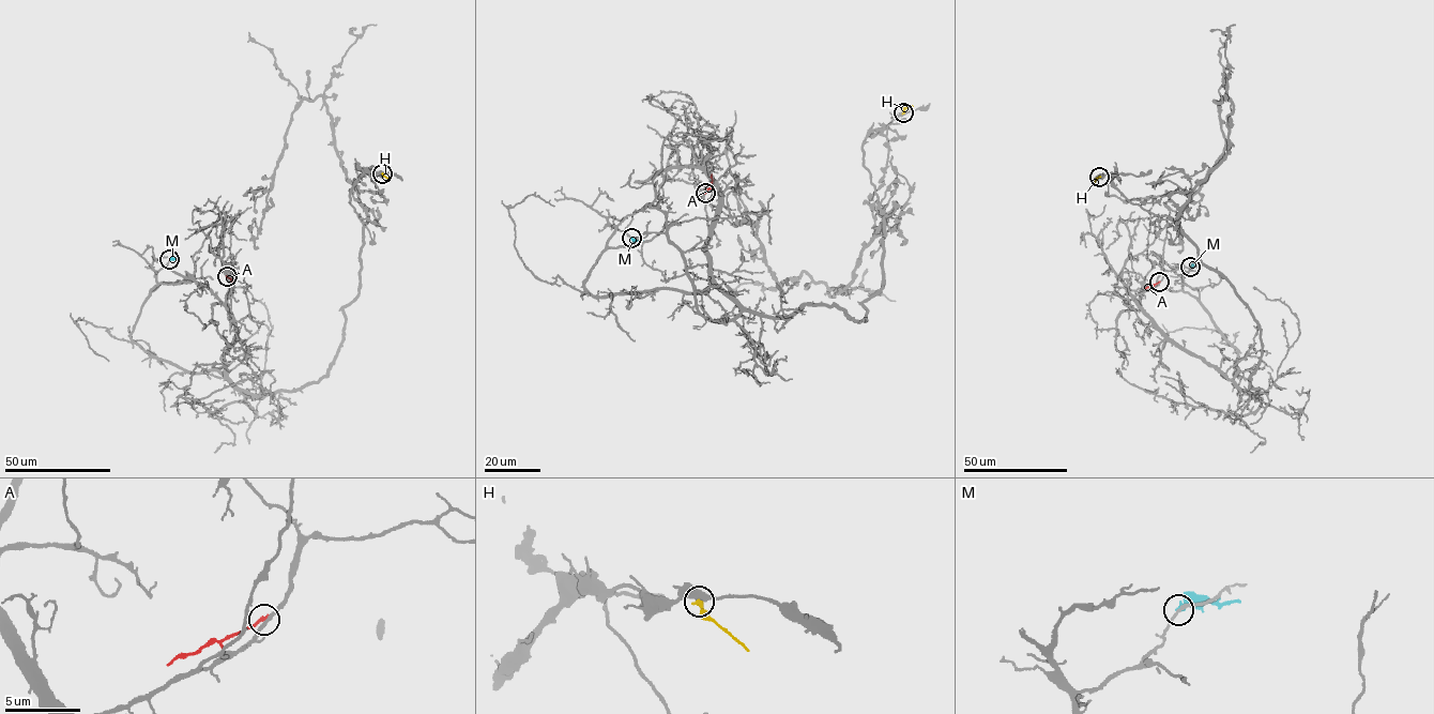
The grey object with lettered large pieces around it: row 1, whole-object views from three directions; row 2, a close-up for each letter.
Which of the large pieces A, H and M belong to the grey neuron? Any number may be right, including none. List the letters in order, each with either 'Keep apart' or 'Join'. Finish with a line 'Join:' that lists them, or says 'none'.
A: Keep apart
H: Keep apart
M: Keep apart
Join: none

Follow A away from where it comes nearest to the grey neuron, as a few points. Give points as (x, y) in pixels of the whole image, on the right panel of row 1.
A: (1159, 282), (1145, 288)

